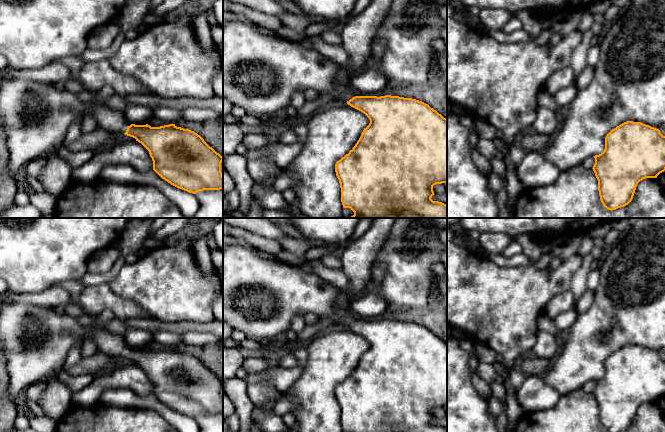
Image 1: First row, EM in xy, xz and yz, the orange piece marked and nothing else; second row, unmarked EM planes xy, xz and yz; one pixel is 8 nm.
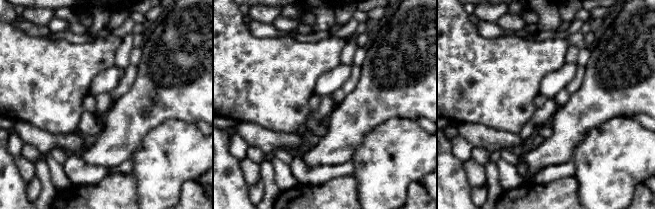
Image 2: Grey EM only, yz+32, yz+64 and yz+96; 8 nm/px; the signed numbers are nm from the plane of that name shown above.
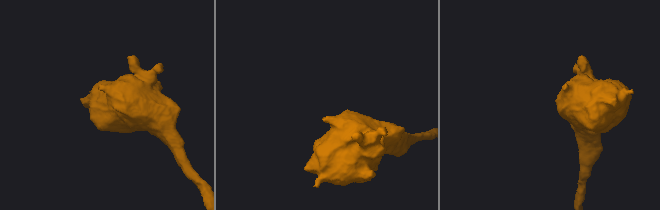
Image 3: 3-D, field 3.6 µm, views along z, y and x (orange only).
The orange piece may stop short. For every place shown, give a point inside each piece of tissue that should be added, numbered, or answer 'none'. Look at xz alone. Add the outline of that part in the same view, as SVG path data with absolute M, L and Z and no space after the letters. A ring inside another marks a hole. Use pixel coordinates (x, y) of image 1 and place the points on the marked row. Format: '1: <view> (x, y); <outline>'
1: xz (261, 73); M243 14L236 15L236 20L223 19L223 98L231 101L234 106L243 108L253 116L269 118L277 116L281 110L289 106L296 92L305 92L308 89L313 89L318 94L332 94L334 100L347 102L354 97L351 86L344 84L340 78L342 71L338 64L316 50L305 49L275 33L265 35L256 30L256 24L249 18Z

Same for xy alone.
1: xy (111, 120); M98 105L90 109L96 119L98 128L107 132L119 132L124 134L131 123L125 117L123 111L110 108L107 105Z

